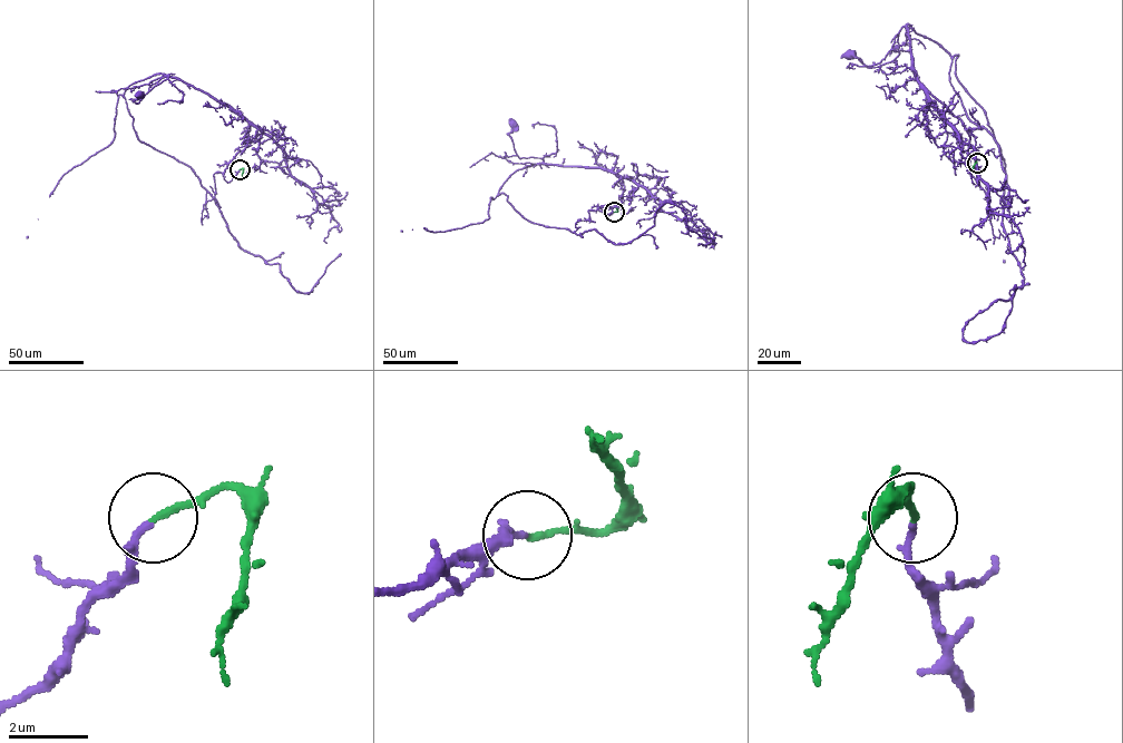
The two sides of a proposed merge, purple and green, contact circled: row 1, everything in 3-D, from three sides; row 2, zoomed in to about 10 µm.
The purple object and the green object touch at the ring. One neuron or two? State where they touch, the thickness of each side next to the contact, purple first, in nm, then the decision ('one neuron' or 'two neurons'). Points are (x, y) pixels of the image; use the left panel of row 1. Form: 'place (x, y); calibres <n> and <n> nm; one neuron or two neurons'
place (240, 169); calibres 180 and 150 nm; one neuron

